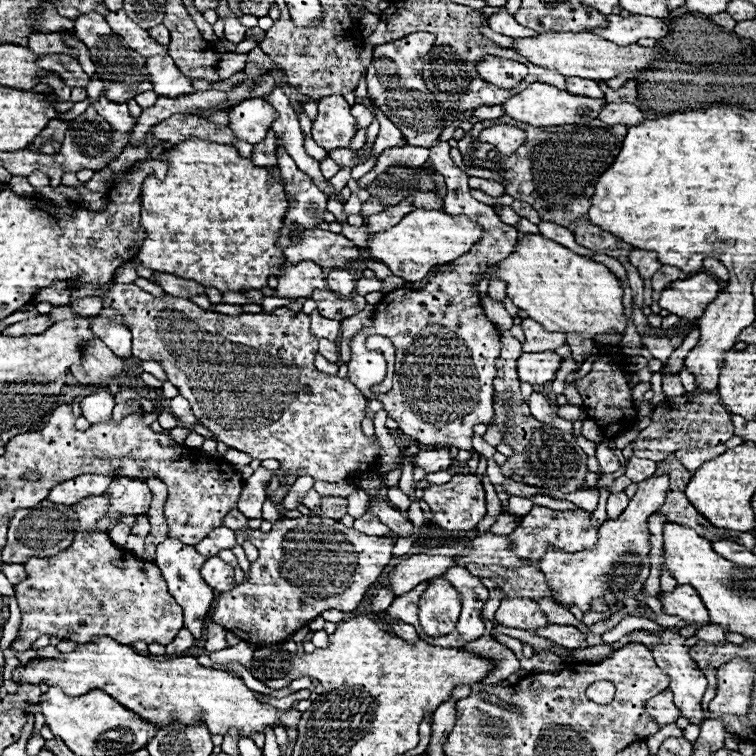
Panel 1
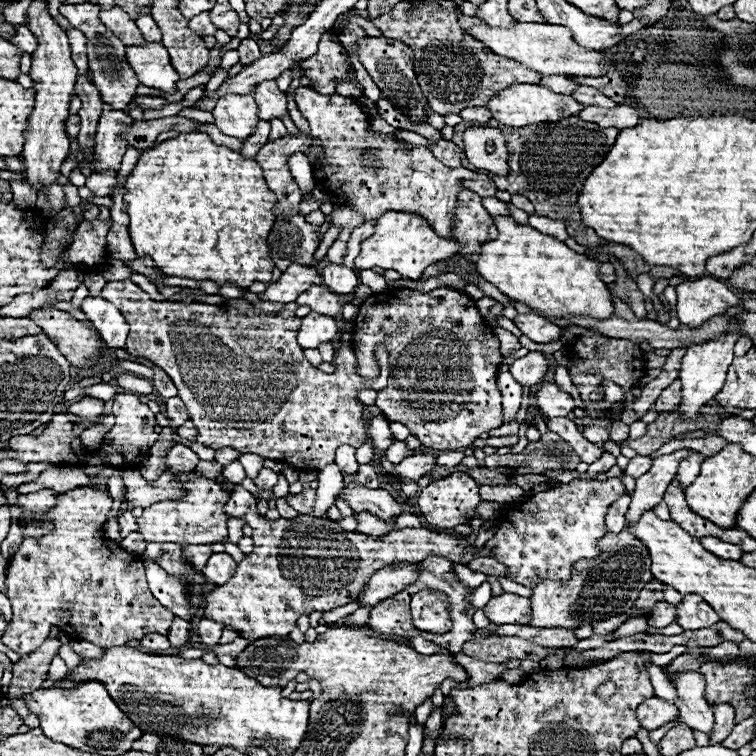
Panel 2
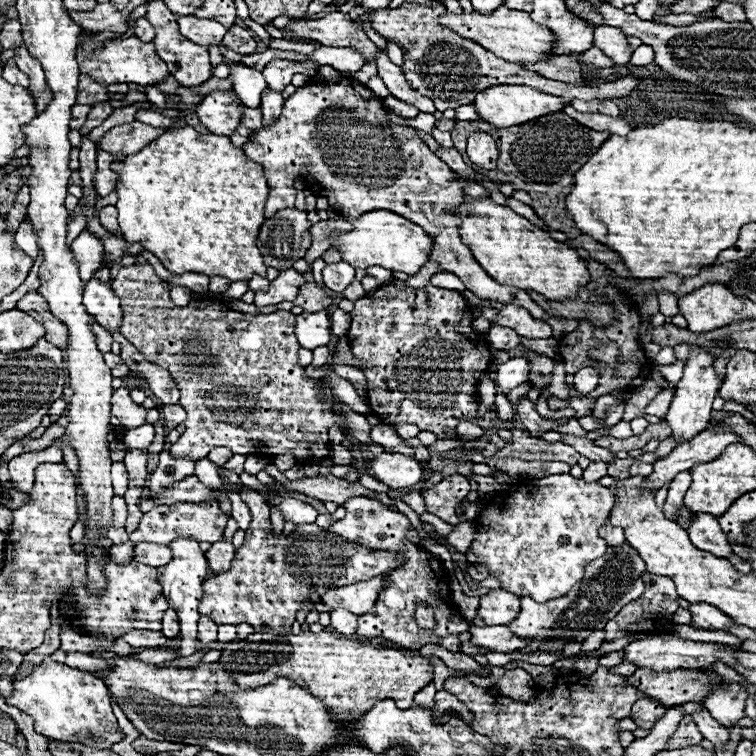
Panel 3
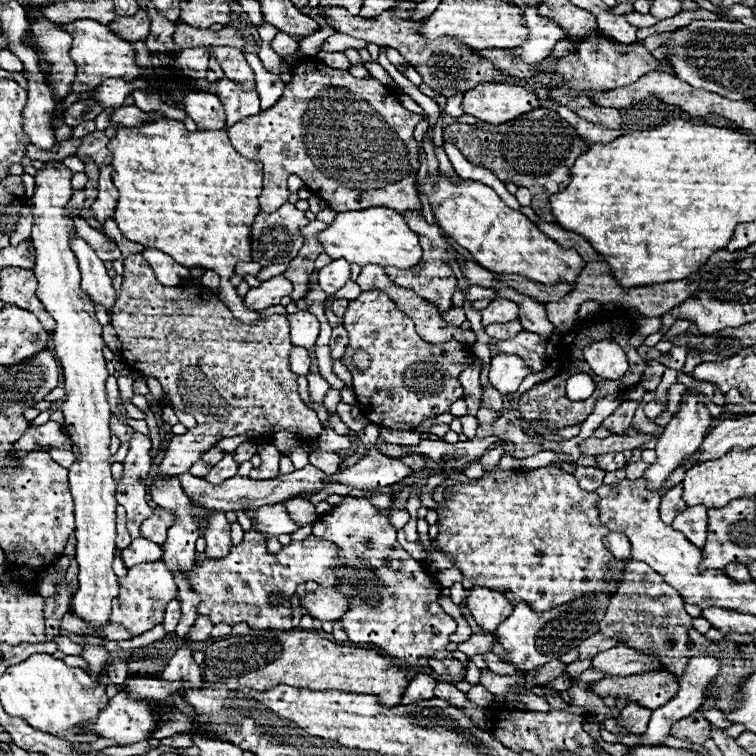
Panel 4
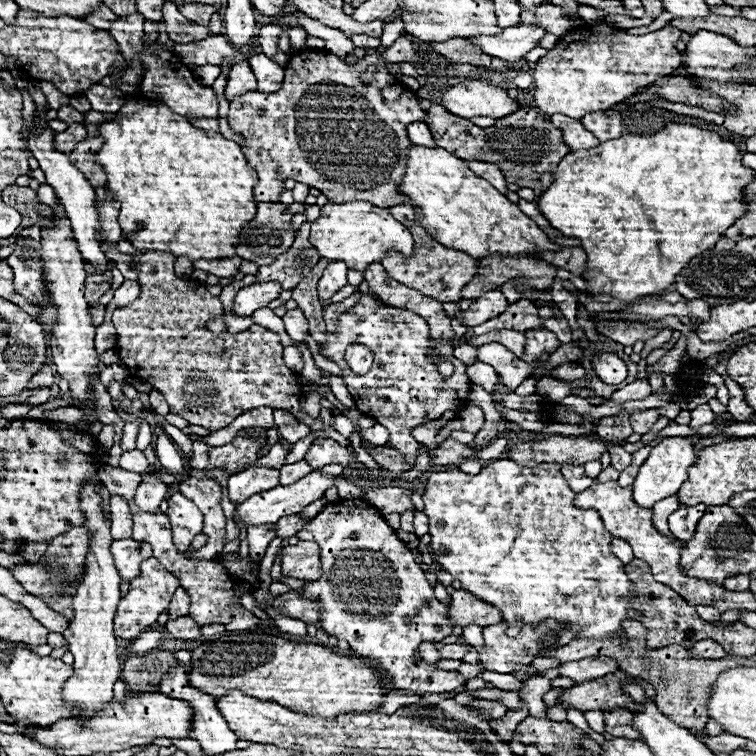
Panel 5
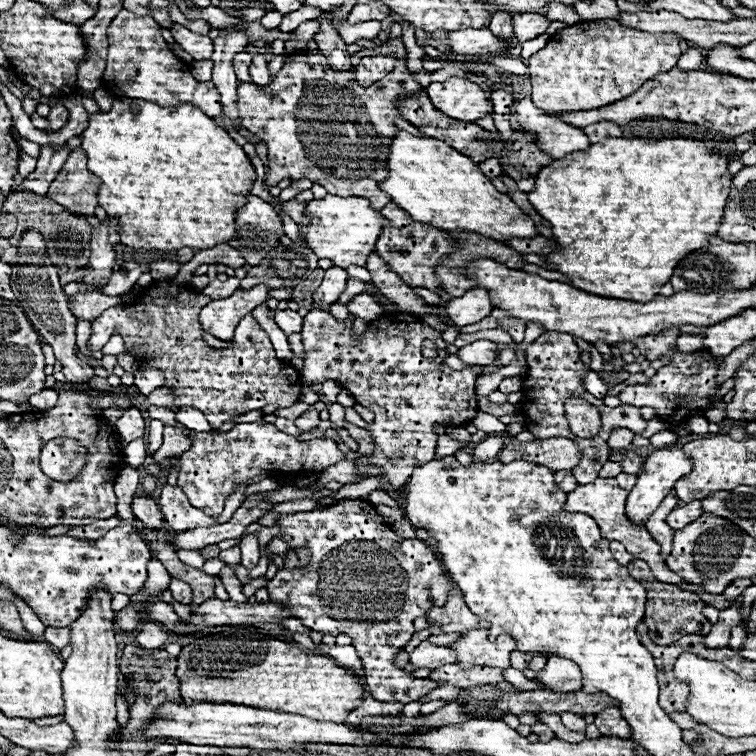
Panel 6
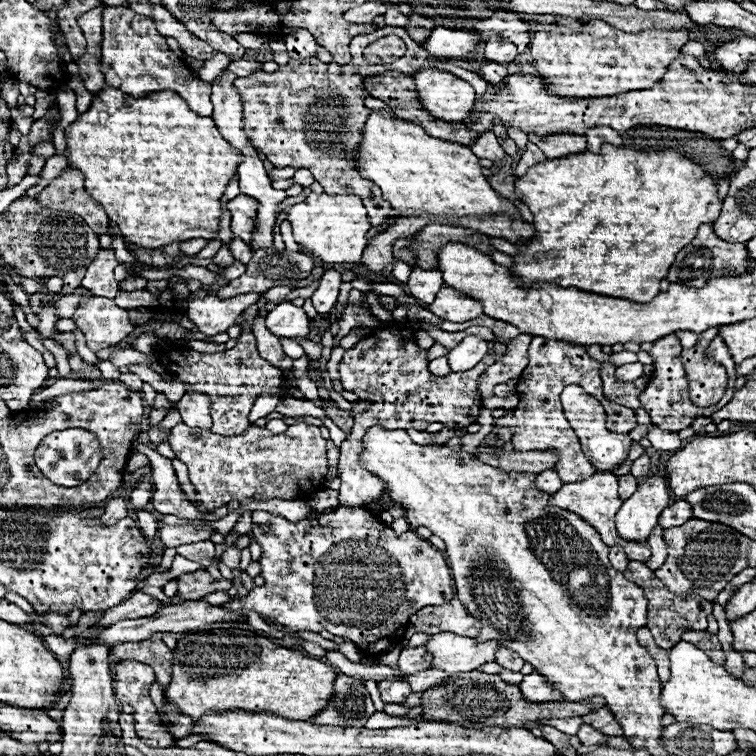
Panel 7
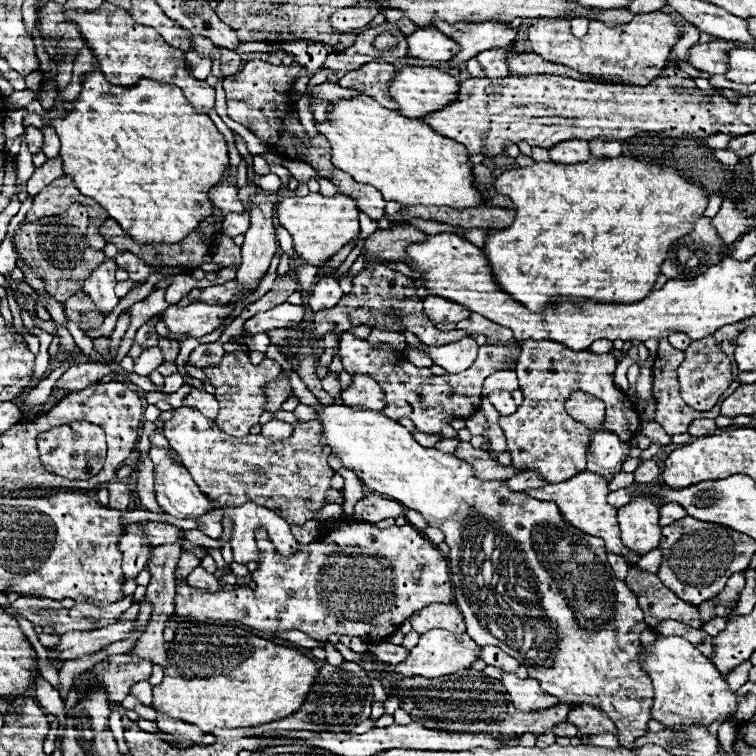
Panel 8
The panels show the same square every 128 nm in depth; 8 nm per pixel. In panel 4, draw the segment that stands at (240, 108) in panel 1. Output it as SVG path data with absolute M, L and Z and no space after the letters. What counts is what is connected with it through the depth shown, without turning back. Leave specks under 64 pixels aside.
M192 90L184 96L184 106L184 112L198 124L200 130L226 128L226 110L216 94Z

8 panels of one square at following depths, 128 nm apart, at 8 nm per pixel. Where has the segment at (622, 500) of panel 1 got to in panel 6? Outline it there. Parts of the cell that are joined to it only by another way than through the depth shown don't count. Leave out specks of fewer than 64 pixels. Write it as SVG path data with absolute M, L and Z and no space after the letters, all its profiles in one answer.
M616 540L610 542L610 550L612 550L614 558L616 558L622 566L628 566L628 564L634 560L634 556L632 556L630 552L626 552L626 548L624 548L620 542L616 542Z

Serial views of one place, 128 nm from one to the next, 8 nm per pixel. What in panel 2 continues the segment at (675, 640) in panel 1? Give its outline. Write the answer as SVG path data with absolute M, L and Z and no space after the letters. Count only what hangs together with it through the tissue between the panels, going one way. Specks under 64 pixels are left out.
M676 672L672 678L672 684L676 688L676 706L680 710L680 722L690 726L692 730L708 732L712 730L714 716L712 706L704 700L704 676L698 672Z

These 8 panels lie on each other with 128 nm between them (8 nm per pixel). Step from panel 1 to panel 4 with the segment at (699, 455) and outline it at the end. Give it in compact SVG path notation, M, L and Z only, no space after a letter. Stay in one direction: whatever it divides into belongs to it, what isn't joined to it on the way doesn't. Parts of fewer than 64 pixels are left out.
M682 482L676 484L674 488L670 488L664 496L662 496L662 504L660 504L660 516L666 524L672 524L672 520L686 510L686 502L682 500Z

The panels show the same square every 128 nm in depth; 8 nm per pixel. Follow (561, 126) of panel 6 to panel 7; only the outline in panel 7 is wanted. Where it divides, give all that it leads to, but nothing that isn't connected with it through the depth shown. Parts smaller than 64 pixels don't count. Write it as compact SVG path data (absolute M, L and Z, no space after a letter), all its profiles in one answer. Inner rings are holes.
M482 62L479 65L478 74L487 82L494 85L503 85L503 79L508 73L506 67L498 63ZM556 132L538 138L538 134L530 134L530 142L534 142L548 160L564 158L568 154L578 154L586 150L586 136L576 136L574 132Z

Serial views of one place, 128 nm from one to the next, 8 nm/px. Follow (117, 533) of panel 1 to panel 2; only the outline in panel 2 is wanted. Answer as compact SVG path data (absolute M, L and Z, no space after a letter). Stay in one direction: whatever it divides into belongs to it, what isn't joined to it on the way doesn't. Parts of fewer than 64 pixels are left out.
M126 510L126 512L120 514L118 524L120 524L120 536L122 538L126 538L130 532L136 532L138 530L138 524L136 524L136 520L134 520L134 516L132 516L130 510Z

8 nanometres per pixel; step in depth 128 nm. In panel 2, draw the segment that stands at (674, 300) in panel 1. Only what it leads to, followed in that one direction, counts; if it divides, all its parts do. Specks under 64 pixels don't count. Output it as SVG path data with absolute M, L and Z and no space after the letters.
M712 276L686 280L676 286L676 292L676 316L682 324L688 326L702 324L722 314L726 308L742 302L736 294L732 294L732 290L724 282Z

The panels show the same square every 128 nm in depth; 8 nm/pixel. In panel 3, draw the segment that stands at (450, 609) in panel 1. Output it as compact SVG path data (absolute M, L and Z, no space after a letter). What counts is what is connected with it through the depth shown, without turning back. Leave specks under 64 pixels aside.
M426 602L416 604L416 614L414 614L414 618L416 618L416 622L418 622L420 628L434 628L434 626L436 626L432 608L430 608Z

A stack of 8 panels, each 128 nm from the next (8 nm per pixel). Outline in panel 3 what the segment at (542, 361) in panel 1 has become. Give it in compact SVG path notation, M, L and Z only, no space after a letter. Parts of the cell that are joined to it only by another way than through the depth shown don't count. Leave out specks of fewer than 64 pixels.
M512 358L506 364L496 366L496 378L498 378L498 390L508 392L524 382L528 382L530 364L526 358Z

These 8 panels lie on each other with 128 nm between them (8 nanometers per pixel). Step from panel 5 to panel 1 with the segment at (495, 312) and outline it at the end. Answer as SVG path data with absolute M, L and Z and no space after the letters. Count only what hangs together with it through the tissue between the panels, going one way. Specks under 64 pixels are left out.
M524 318L524 352L546 352L546 350L556 350L566 344L566 334L562 332L544 332L540 324L536 324L530 318Z

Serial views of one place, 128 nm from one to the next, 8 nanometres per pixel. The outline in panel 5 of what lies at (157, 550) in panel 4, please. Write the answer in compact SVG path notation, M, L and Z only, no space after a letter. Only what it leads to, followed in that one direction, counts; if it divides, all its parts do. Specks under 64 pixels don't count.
M132 538L126 540L114 540L110 546L110 552L114 556L116 568L124 580L132 580L138 576L140 564L148 558L152 558L152 546L144 542L136 542Z

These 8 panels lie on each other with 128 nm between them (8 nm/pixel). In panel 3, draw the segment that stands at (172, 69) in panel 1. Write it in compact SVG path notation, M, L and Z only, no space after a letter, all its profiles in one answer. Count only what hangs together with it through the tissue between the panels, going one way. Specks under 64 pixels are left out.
M130 36L122 42L108 42L104 50L94 52L94 48L98 46L98 40L90 40L84 48L78 48L76 58L80 64L80 70L88 76L92 76L96 82L110 86L110 84L140 84L140 86L148 86L148 84L158 84L164 82L170 72L164 64L164 60L156 54L156 48L152 42L142 42L136 40L136 36Z

